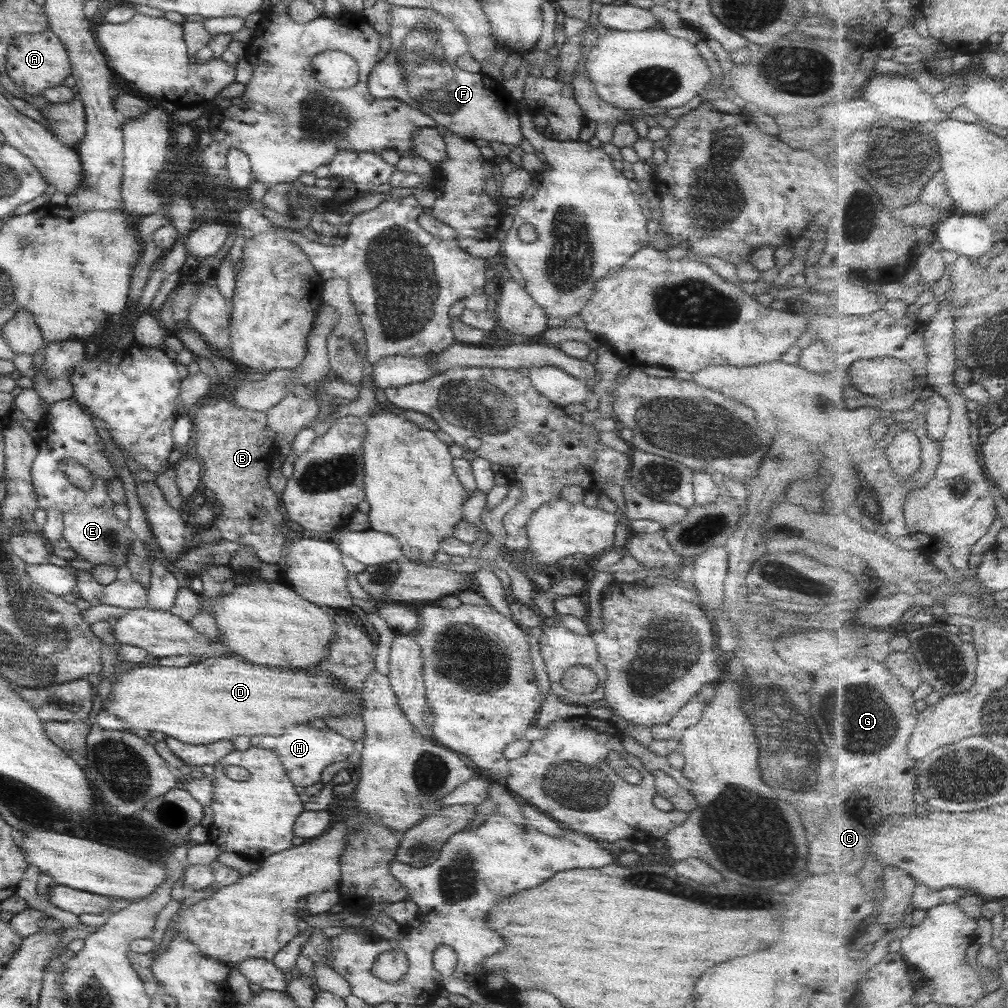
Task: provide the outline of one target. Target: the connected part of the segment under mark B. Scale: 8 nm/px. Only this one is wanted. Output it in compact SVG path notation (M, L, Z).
M211 398L209 403L193 409L190 419L191 440L196 446L196 460L202 467L201 482L221 506L219 516L213 518L213 526L221 538L251 546L259 561L277 565L281 548L287 543L280 533L285 529L285 516L279 495L269 489L266 478L269 460L280 442L267 428L265 413L239 408L225 399Z

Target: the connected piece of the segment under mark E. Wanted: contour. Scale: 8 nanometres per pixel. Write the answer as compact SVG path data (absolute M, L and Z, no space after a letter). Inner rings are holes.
M90 508L90 510L68 510L62 514L62 539L66 542L68 547L75 553L76 558L86 562L90 562L94 566L105 564L109 568L118 570L120 566L125 566L130 542L135 539L132 531L126 526L119 523L111 508L104 510L104 508Z

